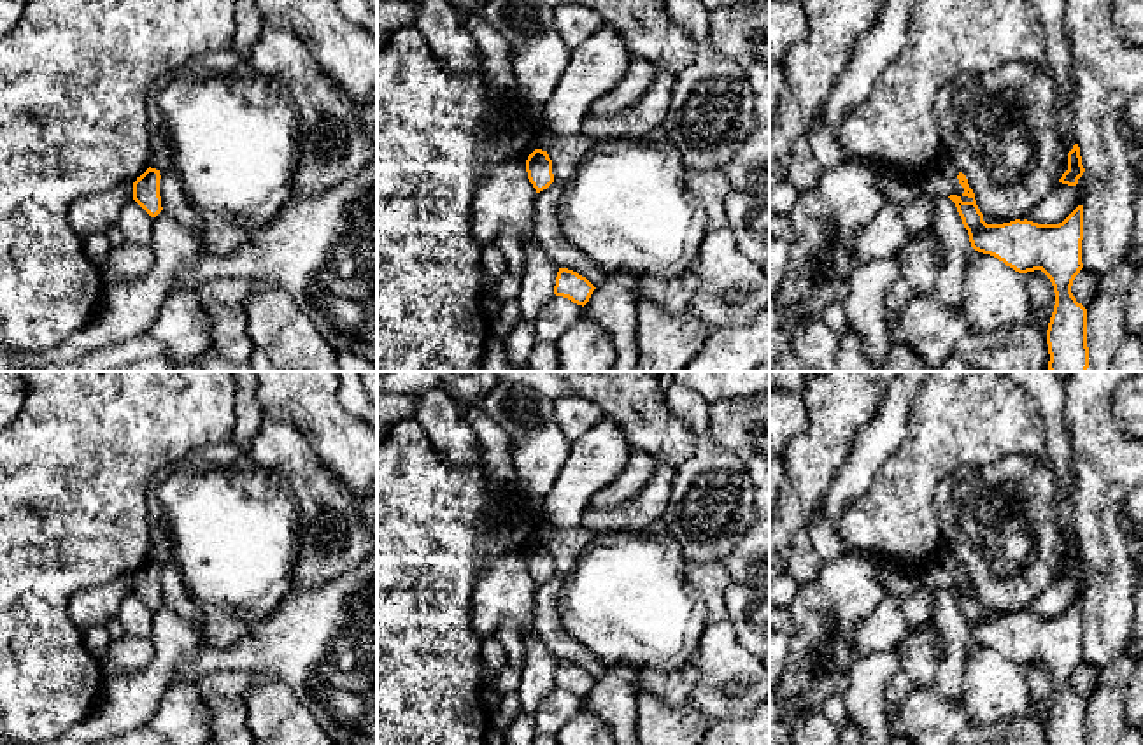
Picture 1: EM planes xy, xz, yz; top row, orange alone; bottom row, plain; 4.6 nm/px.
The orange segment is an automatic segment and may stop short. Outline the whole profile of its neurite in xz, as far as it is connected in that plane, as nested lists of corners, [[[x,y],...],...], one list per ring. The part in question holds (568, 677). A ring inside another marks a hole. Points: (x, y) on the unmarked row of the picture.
[[[559,661],[554,678],[554,687],[572,692],[577,698],[586,698],[596,680],[573,663]]]

